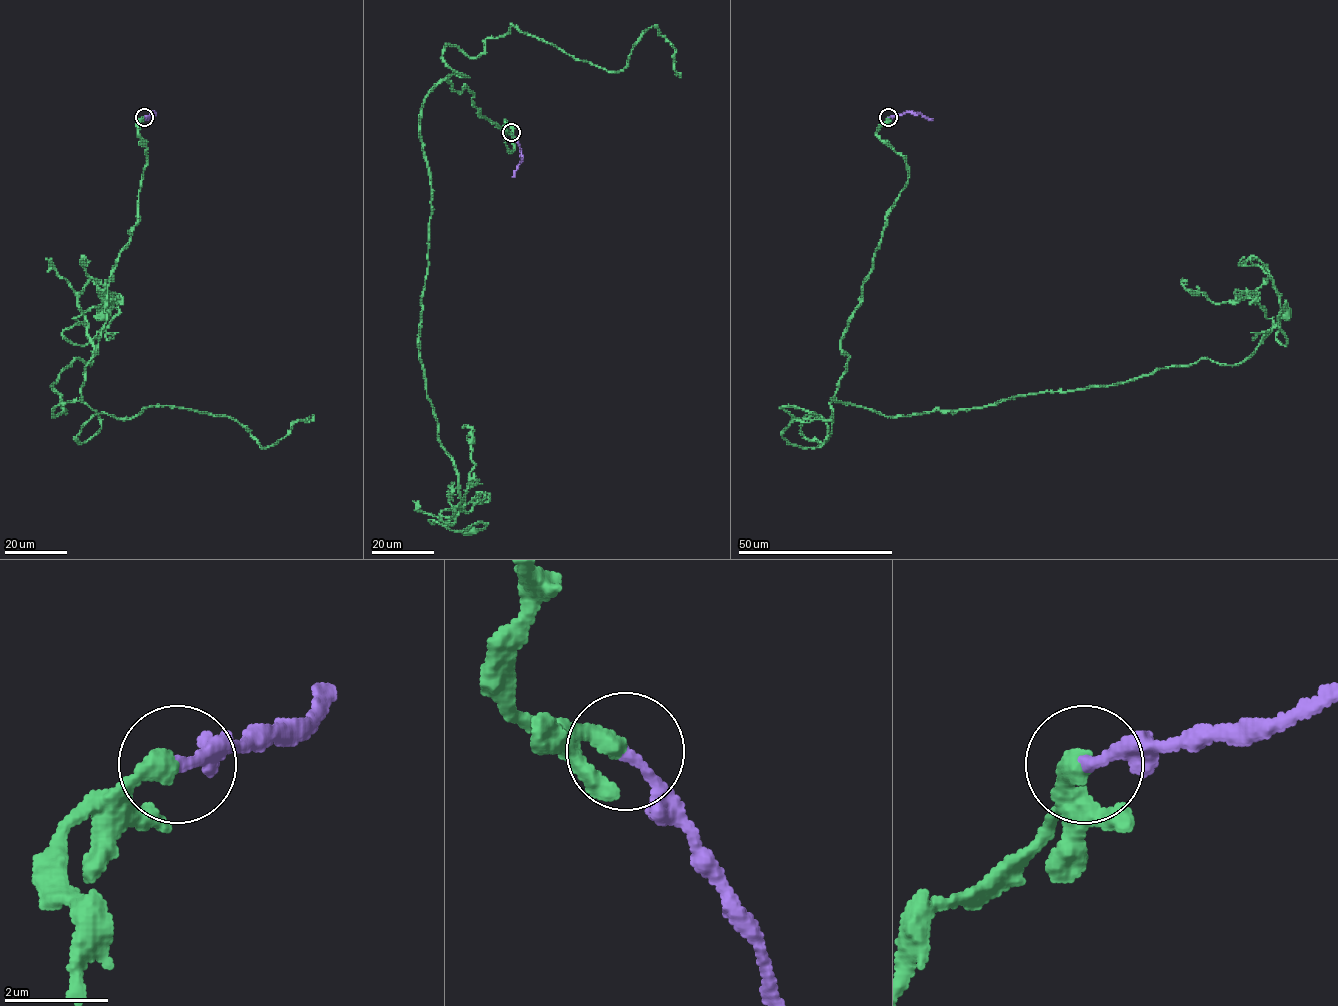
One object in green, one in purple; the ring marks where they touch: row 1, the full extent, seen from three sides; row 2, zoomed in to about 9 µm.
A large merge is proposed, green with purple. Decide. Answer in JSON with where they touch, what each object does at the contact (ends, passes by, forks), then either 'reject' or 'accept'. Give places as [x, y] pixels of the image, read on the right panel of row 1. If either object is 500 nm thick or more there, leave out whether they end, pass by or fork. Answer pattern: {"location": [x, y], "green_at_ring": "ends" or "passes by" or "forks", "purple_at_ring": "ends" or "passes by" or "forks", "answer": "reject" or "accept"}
{"location": [888, 117], "green_at_ring": "ends", "purple_at_ring": "ends", "answer": "accept"}

